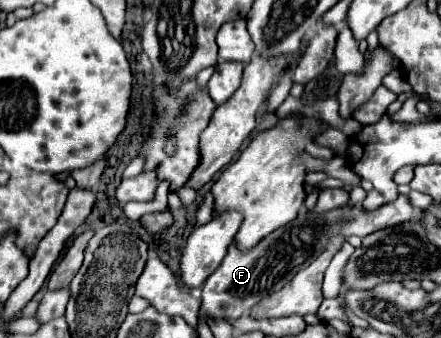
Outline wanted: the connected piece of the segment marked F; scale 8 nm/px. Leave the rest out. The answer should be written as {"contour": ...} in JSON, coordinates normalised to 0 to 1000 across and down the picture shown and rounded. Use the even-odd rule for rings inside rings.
{"contour":[[[907,577],[898,595],[875,601],[848,624],[830,624],[821,612],[789,612],[789,607],[776,618],[762,618],[762,624],[730,630],[730,636],[717,636],[703,624],[680,624],[662,660],[653,660],[649,672],[626,678],[621,689],[599,701],[562,749],[544,749],[531,725],[522,725],[508,772],[467,825],[467,837],[458,849],[458,873],[454,873],[458,896],[454,896],[449,938],[458,950],[544,944],[558,926],[558,914],[567,920],[567,908],[576,908],[599,879],[599,855],[603,855],[603,867],[635,861],[653,831],[662,831],[662,820],[680,796],[698,790],[717,766],[717,754],[726,754],[735,743],[735,731],[753,695],[776,689],[780,701],[794,701],[794,695],[830,701],[857,678],[893,672],[902,660],[934,654],[934,648],[939,654],[957,648],[957,624],[939,618],[930,607],[925,583],[916,583],[916,577]]]}

